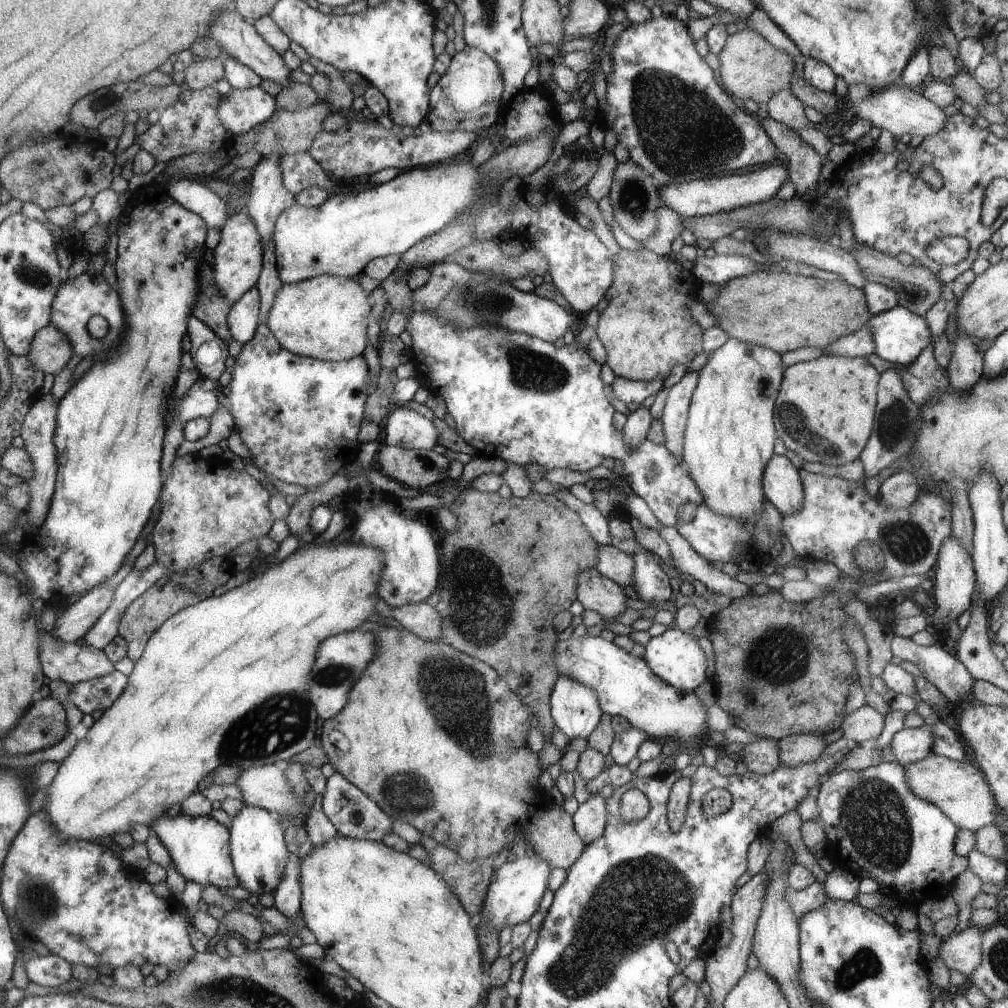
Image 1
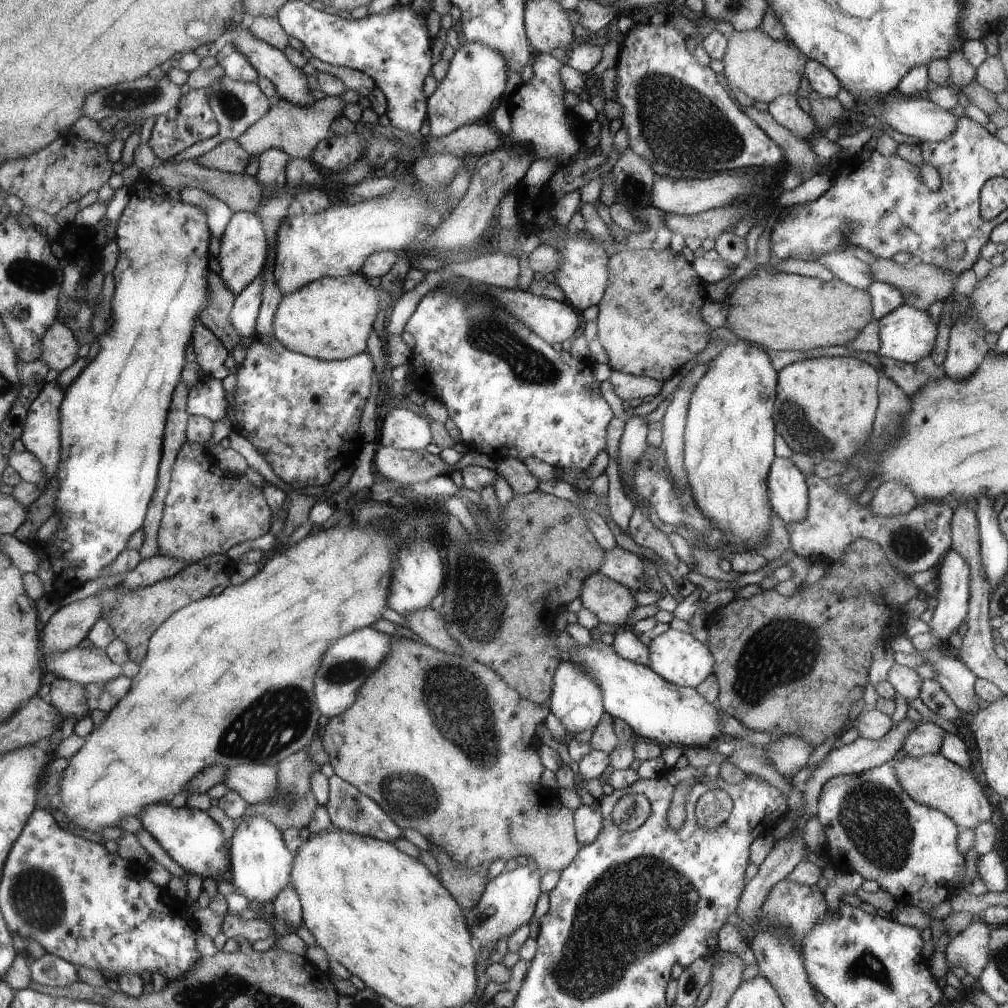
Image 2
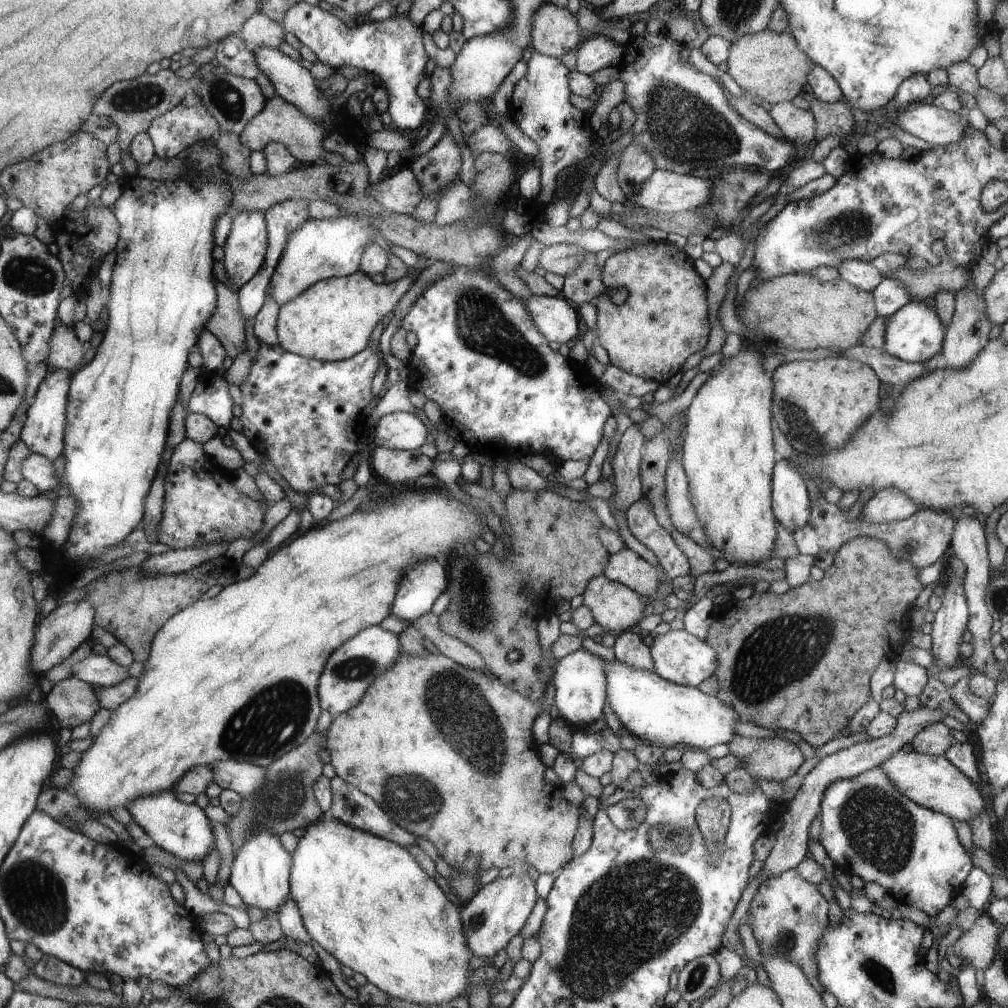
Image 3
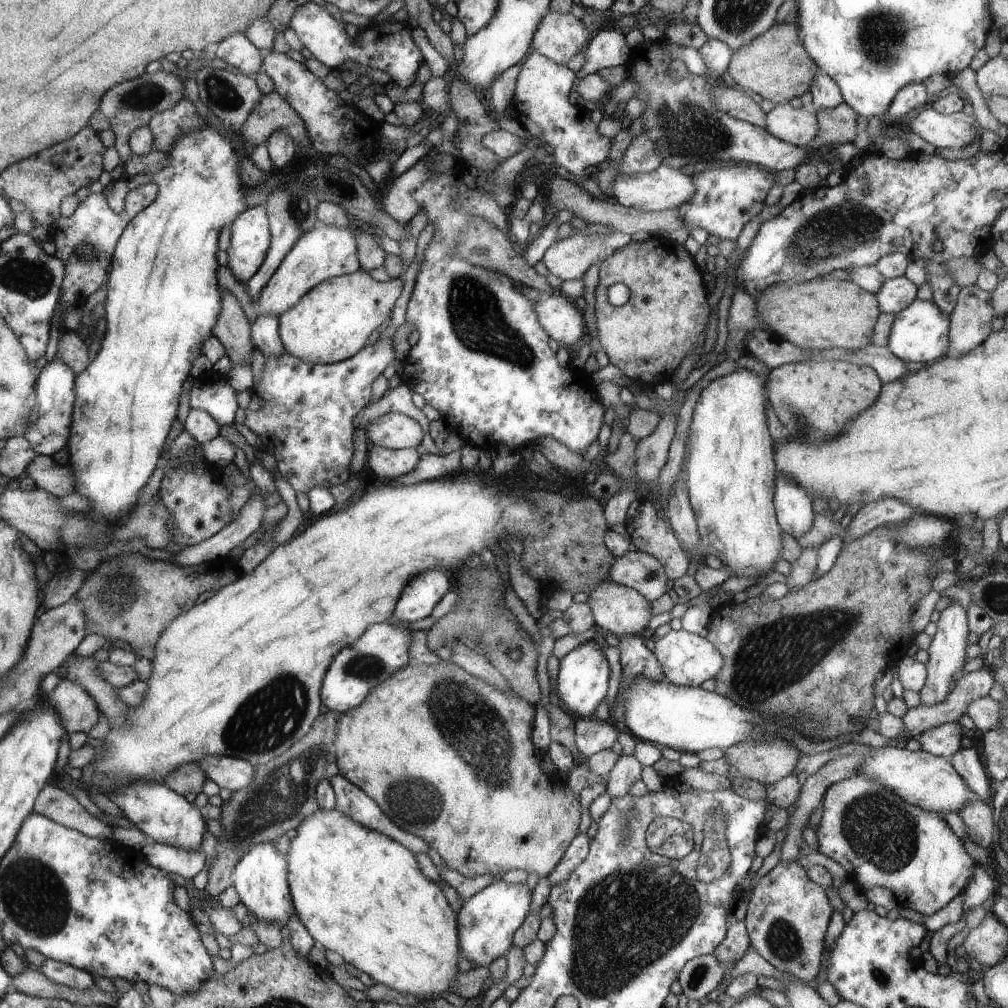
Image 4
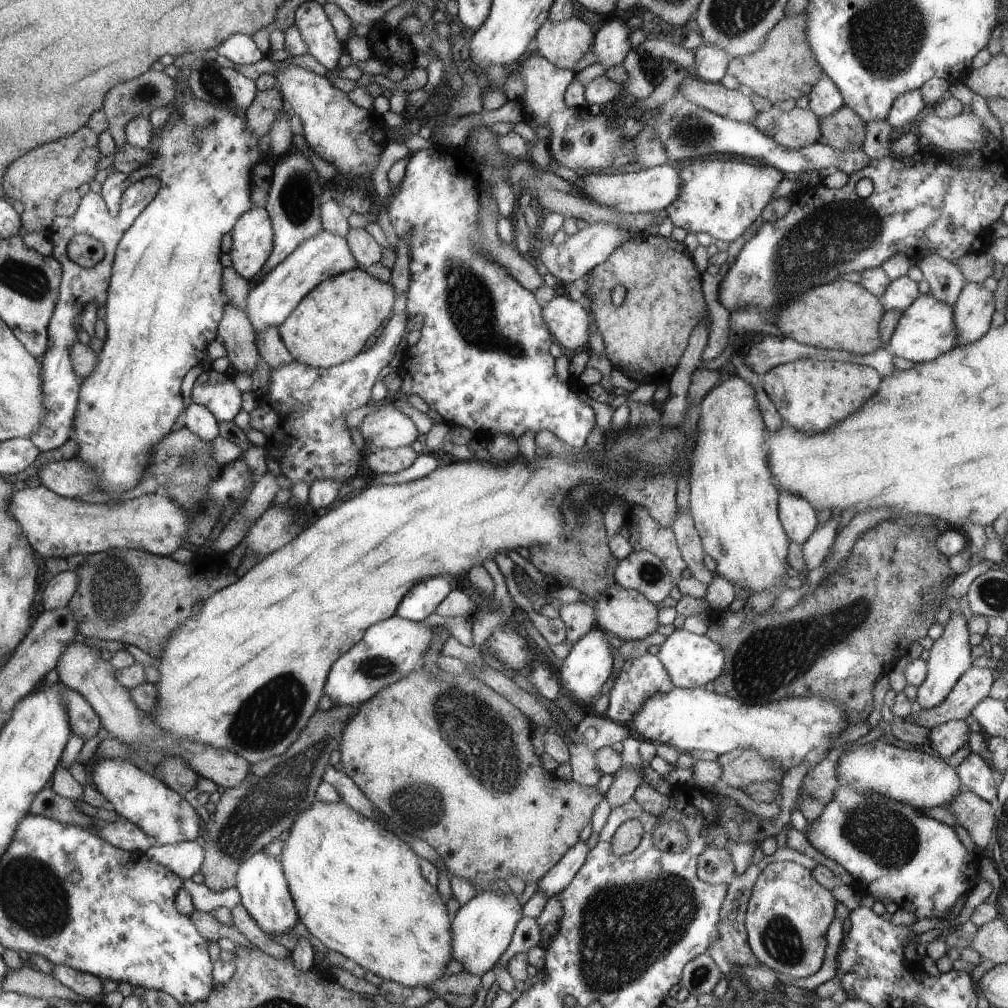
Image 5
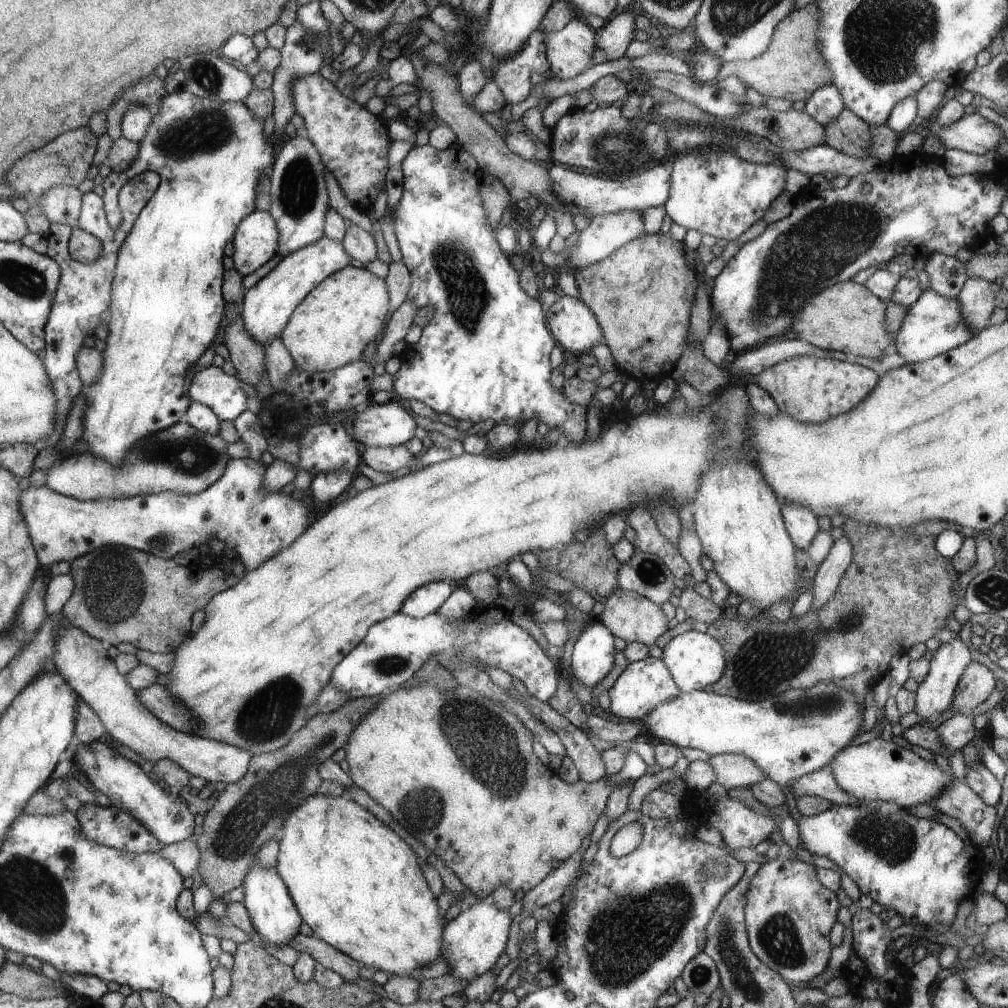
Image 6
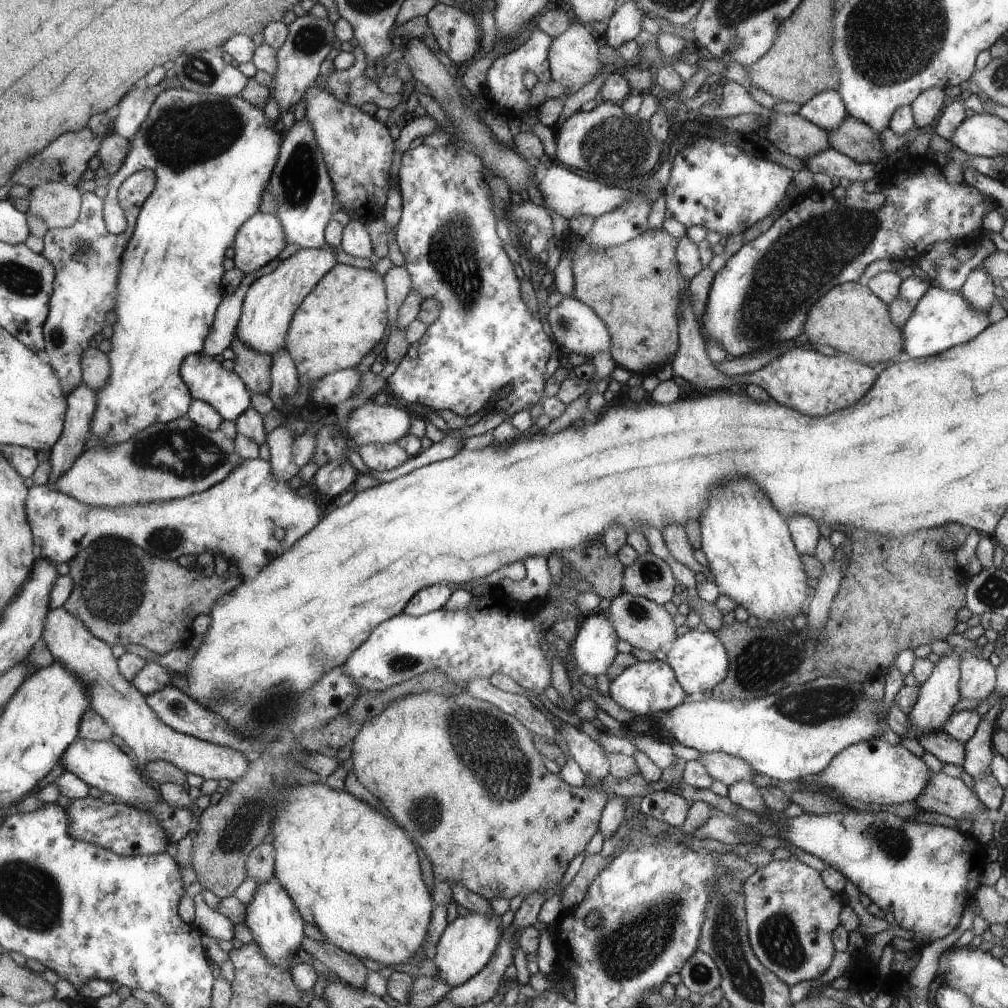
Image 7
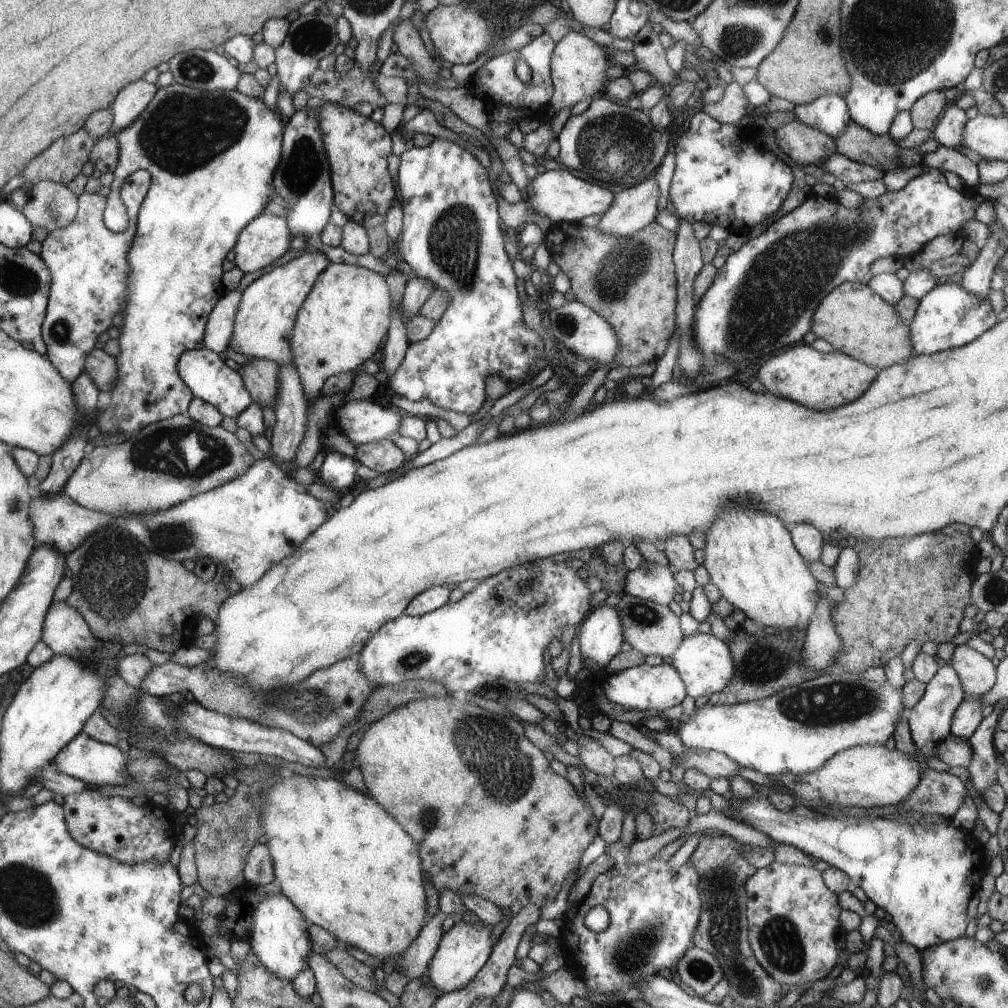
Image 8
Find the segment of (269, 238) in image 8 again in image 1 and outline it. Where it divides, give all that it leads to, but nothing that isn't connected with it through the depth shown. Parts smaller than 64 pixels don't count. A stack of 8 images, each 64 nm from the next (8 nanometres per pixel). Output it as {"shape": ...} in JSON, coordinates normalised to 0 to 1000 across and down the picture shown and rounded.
{"shape":[[[236,210],[226,215],[218,228],[218,239],[214,246],[207,250],[206,258],[212,270],[212,282],[228,303],[236,300],[248,286],[255,284],[259,269],[262,268],[262,243],[256,224],[248,212]]]}

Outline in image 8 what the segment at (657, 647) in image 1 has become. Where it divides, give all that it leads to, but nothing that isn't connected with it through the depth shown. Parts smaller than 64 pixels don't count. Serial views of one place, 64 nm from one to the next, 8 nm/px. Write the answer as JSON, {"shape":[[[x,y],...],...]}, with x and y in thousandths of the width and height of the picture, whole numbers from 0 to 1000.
{"shape":[[[706,628],[680,631],[677,639],[669,644],[666,653],[668,662],[673,664],[681,683],[684,684],[684,689],[689,693],[694,690],[704,692],[708,688],[712,688],[714,685],[720,683],[728,671],[728,653],[724,643]]]}

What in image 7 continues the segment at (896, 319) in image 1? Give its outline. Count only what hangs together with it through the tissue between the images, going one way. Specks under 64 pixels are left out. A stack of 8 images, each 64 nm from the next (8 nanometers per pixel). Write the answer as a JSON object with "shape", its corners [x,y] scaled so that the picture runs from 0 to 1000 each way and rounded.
{"shape":[[[925,284],[907,304],[905,313],[895,324],[897,349],[903,355],[923,355],[941,345],[958,341],[983,322],[981,310],[966,308],[962,298],[958,298],[952,288],[937,288]]]}

